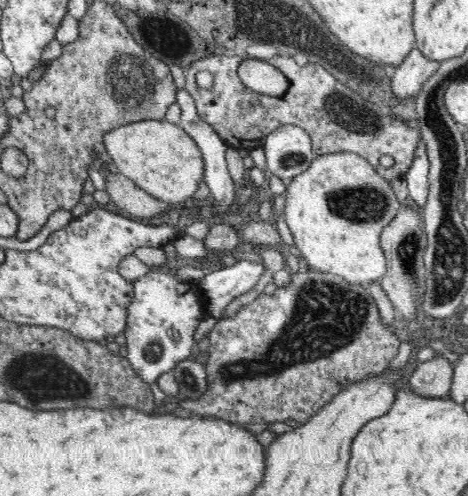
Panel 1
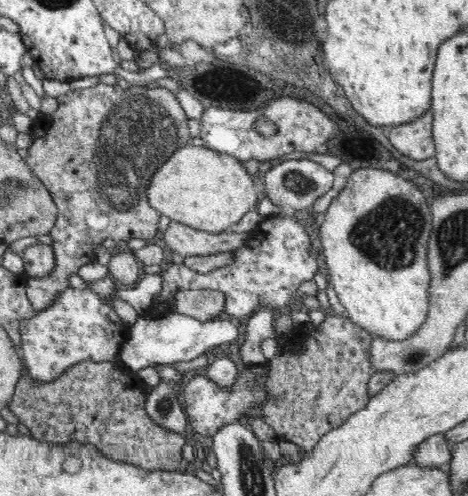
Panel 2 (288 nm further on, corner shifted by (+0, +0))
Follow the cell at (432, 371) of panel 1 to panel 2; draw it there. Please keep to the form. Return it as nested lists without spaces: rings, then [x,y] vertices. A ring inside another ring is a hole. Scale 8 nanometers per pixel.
[[[438,434],[438,436],[430,436],[426,442],[422,442],[418,448],[416,448],[416,464],[418,468],[424,468],[424,470],[434,470],[434,468],[440,468],[442,472],[448,470],[450,462],[452,462],[452,450],[450,446],[446,444],[444,440],[446,434]]]

